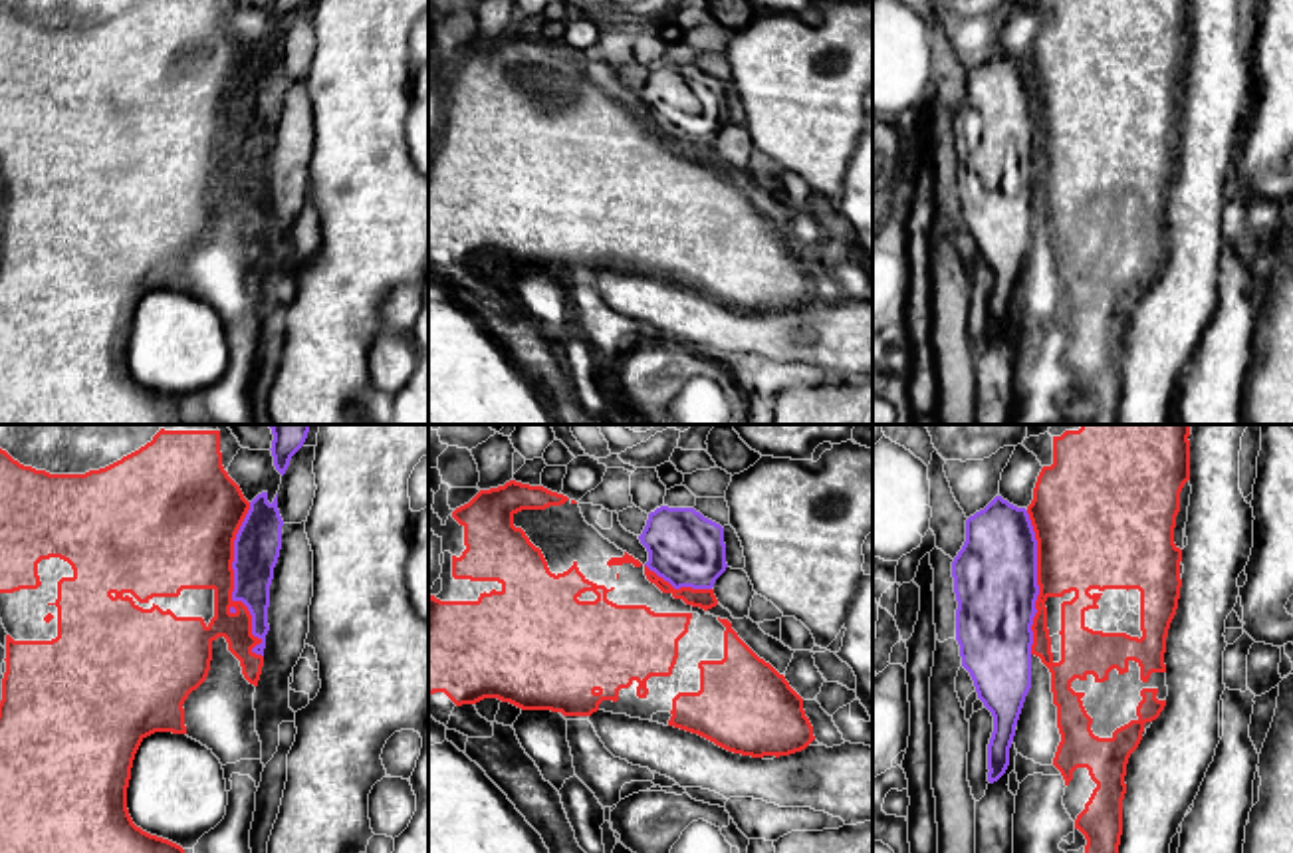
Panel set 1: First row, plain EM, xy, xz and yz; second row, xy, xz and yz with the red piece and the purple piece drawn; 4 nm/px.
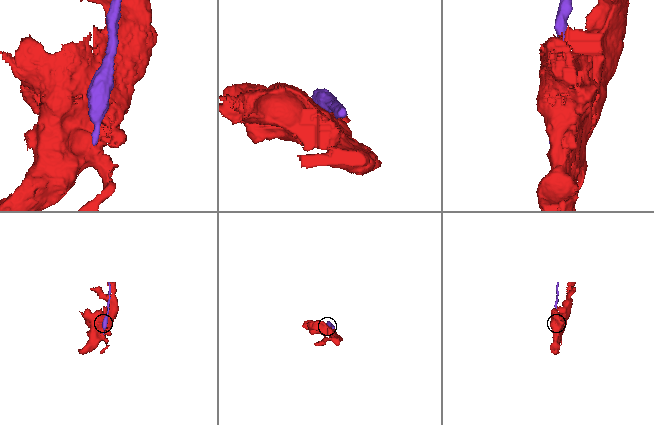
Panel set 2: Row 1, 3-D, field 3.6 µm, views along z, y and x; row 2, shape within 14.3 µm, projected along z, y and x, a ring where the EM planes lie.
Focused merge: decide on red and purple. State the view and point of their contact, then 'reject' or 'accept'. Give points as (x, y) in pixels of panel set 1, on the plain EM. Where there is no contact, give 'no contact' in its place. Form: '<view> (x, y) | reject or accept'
xy (233, 139) | reject

